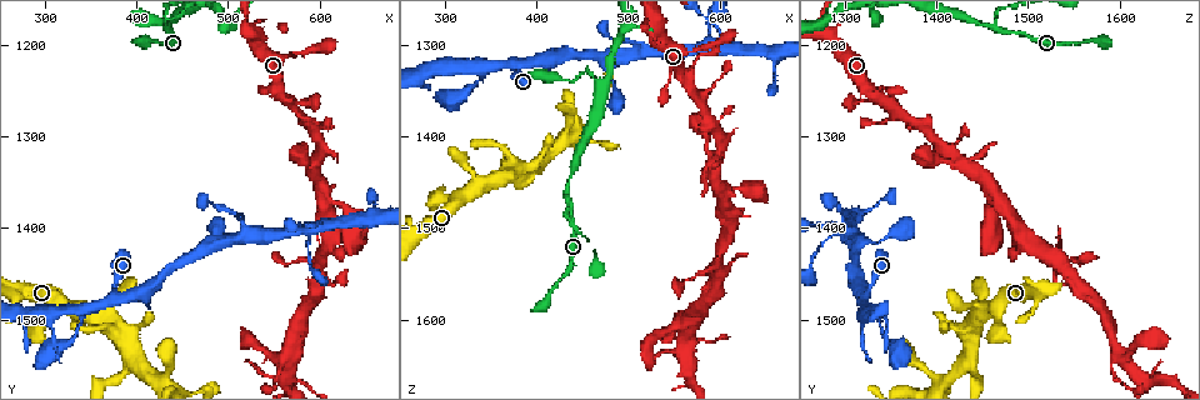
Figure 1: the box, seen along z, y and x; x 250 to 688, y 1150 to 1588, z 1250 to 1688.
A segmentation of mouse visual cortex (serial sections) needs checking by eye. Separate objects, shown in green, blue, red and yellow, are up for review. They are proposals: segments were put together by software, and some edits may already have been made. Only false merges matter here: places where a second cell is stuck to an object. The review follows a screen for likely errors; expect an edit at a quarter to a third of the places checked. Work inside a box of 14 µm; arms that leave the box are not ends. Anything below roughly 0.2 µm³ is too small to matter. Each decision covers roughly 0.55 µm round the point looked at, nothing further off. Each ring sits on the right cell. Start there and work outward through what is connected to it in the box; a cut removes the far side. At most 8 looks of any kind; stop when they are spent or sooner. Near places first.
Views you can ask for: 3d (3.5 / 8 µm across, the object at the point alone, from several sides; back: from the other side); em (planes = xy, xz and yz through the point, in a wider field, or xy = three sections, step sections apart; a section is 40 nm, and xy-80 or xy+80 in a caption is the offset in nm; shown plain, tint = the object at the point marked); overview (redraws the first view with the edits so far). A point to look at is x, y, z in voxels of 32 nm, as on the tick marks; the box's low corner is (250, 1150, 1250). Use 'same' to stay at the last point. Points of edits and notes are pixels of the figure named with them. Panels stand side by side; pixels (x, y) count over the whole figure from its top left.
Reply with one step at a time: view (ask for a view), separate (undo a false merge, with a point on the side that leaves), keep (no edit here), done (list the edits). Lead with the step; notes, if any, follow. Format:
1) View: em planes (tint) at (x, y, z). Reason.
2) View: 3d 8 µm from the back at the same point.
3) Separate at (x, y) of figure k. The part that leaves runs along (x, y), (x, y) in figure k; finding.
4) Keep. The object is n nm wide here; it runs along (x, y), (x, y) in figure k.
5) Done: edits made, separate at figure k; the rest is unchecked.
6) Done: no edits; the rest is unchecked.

View: 3d 3.5 µm at (340, 1485, 1325). Three-way junction.

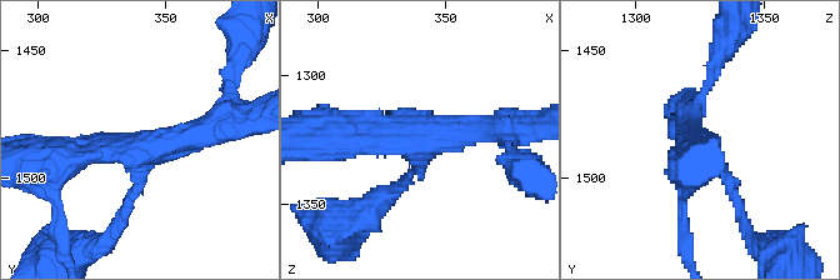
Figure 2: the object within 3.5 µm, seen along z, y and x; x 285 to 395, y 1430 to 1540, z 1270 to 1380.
View: em xy step 2 (tint) at (339, 1489, 1326). 3 arms meet here; the arms are 150, 300, 350 nm wide; need the tissue.

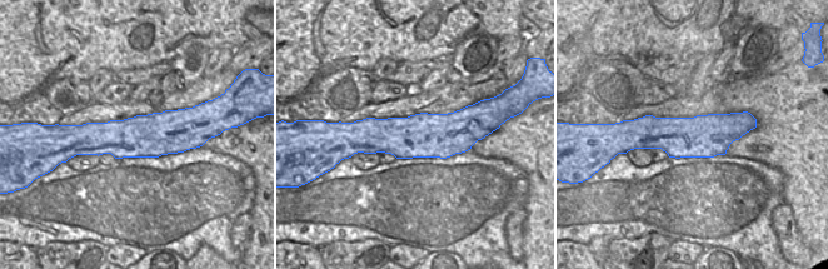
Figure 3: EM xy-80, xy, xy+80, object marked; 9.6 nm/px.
Keep. It runs along (214, 125), (156, 148), (53, 159) in figure 2; one cell here.

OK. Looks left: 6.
View: 3d 8 µm at (585, 1400, 1300). Sharp bend.

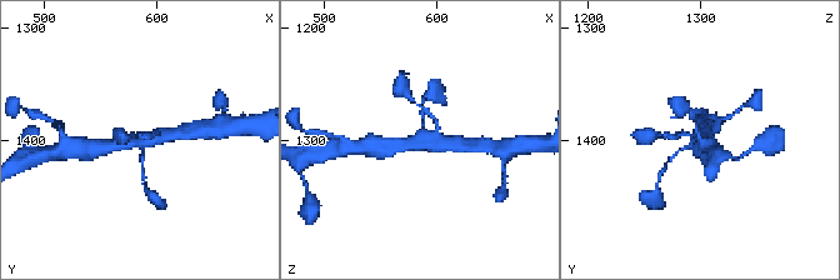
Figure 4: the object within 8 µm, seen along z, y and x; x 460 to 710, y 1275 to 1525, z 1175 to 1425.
View: em planes (tint) at (586, 1402, 1300). 4 arms meet here; the arms are 150, 150, 300, 350 nm wide; shape alone is not enough.

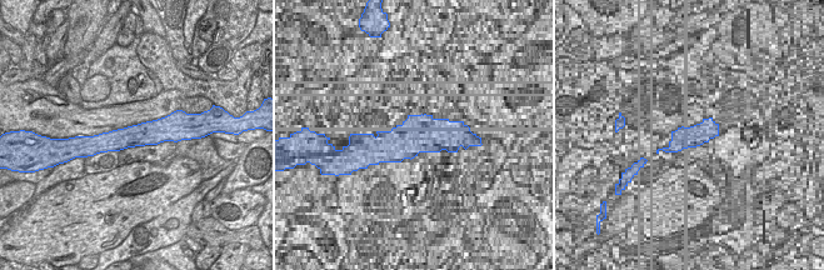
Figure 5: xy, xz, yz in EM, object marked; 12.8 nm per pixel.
Keep. It runs along (106, 148), (171, 136), (176, 133) in figure 4; continuous, no second cell.

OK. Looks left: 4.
View: 3d 3.5 µm at (430, 1180, 1465). Narrows sharply.

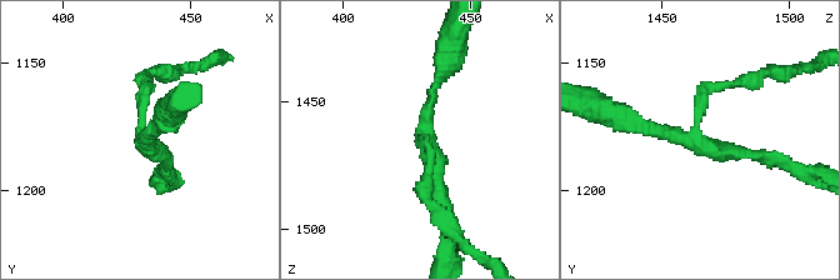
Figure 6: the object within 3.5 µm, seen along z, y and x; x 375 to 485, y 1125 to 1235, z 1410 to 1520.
View: em planes (tint) at (433, 1181, 1462). 3 arms meet here; the arms are 150, 150, 150 nm wide; now the EM.

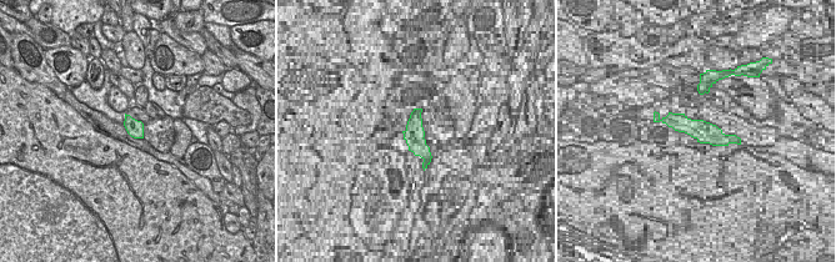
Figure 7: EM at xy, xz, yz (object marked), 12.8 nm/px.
Keep. It runs along (769, 156), (720, 153), (624, 119) in figure 6; continuous, no second cell.

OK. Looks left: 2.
Done: no edits; the rest is unchecked.

